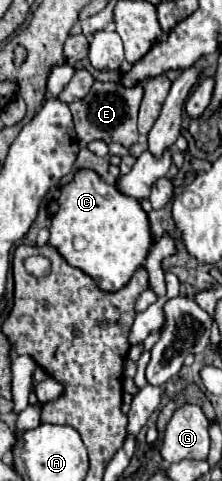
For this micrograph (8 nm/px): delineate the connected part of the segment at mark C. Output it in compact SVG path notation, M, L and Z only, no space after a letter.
M78 171L74 181L62 187L58 213L50 225L50 245L72 265L90 275L102 291L118 291L146 261L152 245L148 215L134 197L120 193L94 171Z

